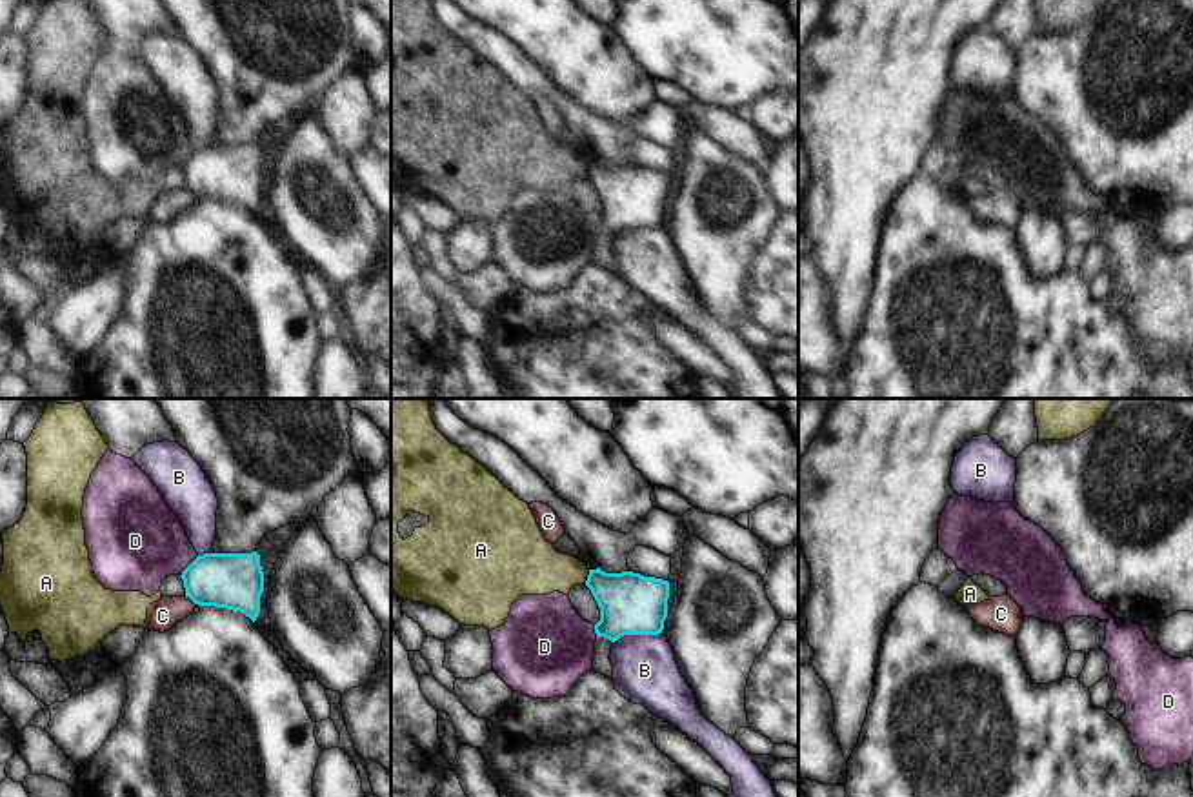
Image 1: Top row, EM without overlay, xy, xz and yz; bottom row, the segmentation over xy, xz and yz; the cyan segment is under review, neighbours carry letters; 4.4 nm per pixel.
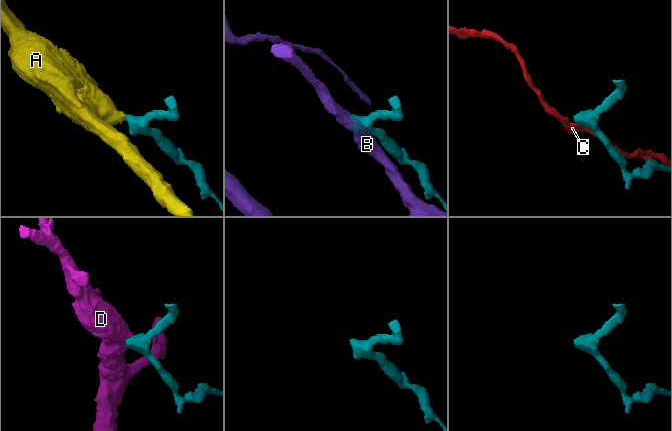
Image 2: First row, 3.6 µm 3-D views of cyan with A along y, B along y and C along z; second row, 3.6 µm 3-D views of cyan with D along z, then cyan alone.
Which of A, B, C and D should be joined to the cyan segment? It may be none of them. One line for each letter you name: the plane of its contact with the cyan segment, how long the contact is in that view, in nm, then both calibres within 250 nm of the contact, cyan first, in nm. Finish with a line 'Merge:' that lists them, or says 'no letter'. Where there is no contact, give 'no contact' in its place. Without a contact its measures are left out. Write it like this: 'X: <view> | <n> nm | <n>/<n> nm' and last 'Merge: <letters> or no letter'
Merge: no letter

